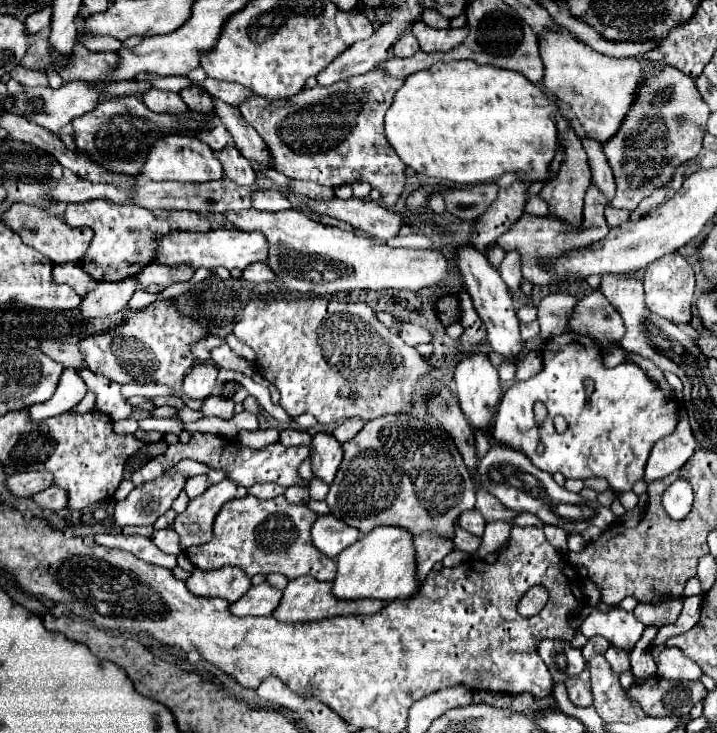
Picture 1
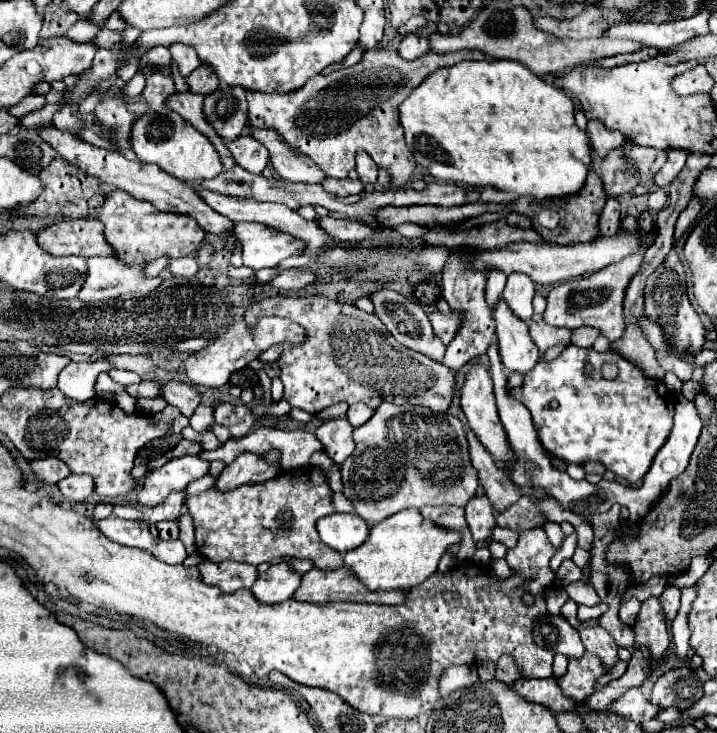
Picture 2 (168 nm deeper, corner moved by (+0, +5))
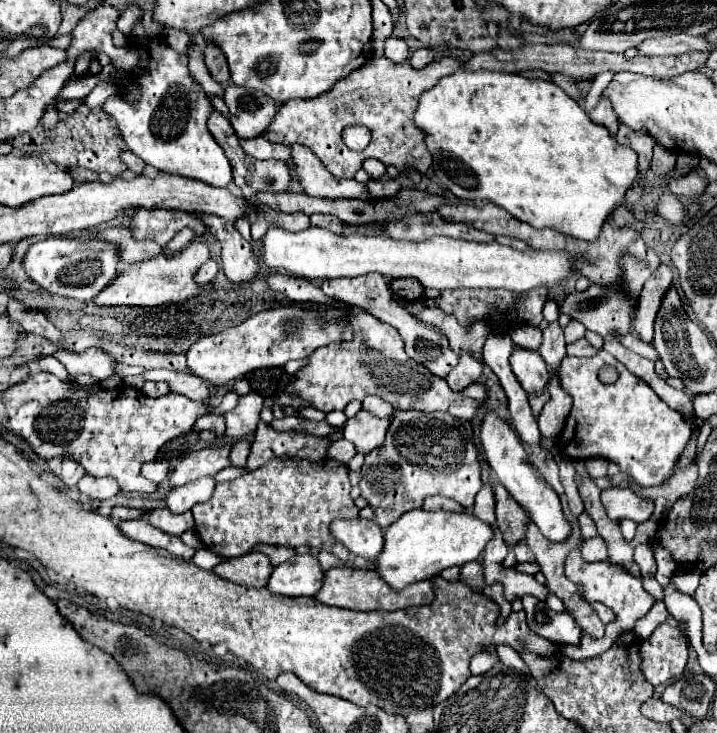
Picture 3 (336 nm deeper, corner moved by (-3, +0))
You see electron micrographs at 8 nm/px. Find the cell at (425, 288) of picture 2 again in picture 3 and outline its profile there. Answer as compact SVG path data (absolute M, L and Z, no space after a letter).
M394 279L390 285L394 295L398 295L404 301L418 301L424 297L424 287L414 279Z

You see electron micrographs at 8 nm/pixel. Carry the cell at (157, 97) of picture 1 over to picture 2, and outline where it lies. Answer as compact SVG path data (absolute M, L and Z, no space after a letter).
M173 94L167 102L173 110L177 110L187 122L191 122L201 134L205 134L215 150L221 154L221 158L231 158L231 152L227 150L227 144L223 144L223 140L219 138L219 134L215 134L215 130L211 130L211 126L207 126L207 120L203 118L203 96L201 94Z

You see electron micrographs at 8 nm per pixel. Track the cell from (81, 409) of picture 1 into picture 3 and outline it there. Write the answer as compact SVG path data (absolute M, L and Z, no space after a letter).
M88 349L84 353L66 353L56 351L54 357L68 369L68 373L74 375L92 375L98 381L104 381L115 374L115 360L110 359L102 349Z

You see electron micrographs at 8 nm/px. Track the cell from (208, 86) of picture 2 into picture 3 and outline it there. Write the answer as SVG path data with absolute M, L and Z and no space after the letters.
M208 45L206 51L204 51L204 63L206 63L212 79L216 83L222 83L222 87L228 87L230 73L228 73L228 67L226 67L226 59L222 59L222 51Z

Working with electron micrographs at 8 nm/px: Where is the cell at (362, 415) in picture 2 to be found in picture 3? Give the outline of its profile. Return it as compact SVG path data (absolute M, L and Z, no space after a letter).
M366 397L362 401L362 409L372 413L374 417L380 417L380 419L382 417L390 417L394 413L394 407L390 407L390 403L386 403L386 401L378 399L378 397Z

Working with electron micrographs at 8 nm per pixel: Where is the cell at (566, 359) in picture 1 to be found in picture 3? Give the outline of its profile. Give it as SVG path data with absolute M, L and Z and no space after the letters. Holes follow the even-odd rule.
M602 349L592 359L564 357L552 373L558 377L560 387L572 397L566 429L560 435L560 447L568 459L604 457L616 463L620 471L640 487L662 485L670 477L682 447L690 439L690 423L686 423L684 415L670 409L652 387ZM602 365L616 365L620 379L612 385L604 385L598 379L598 369Z

